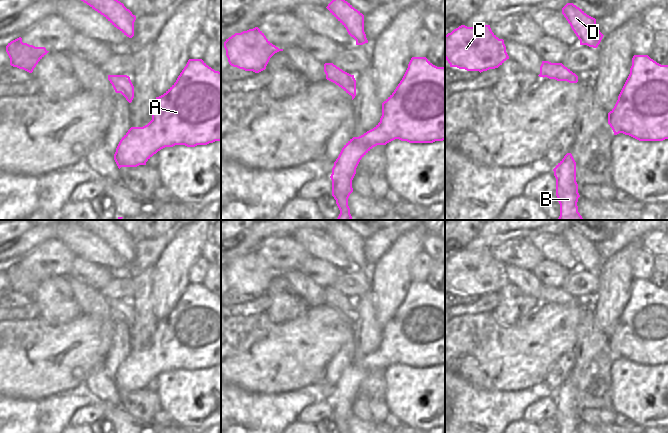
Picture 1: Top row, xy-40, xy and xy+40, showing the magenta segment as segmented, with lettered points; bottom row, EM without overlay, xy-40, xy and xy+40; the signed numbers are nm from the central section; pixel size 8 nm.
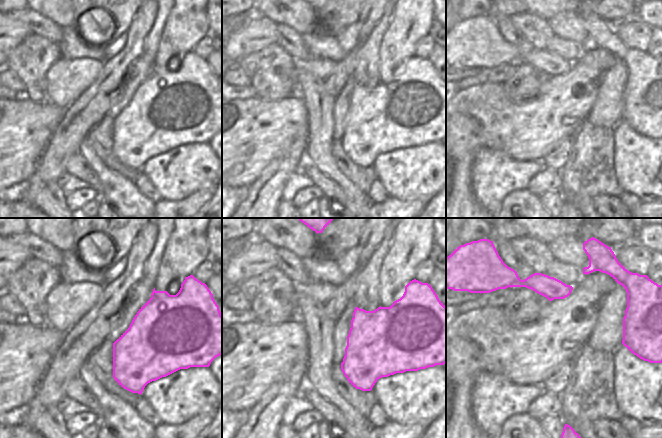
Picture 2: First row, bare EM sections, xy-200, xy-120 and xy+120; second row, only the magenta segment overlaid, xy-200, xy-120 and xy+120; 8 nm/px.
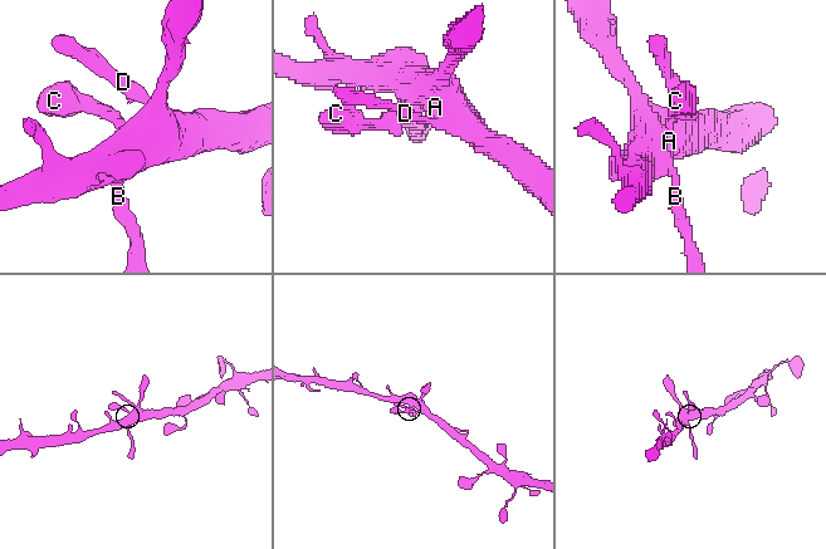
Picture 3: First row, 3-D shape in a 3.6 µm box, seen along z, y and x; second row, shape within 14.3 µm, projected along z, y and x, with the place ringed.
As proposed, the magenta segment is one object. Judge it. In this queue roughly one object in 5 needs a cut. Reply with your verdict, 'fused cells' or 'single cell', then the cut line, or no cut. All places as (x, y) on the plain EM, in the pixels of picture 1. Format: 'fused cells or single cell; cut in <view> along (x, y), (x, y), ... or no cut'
single cell; no cut

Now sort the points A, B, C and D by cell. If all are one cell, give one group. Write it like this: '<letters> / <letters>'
A B C D

